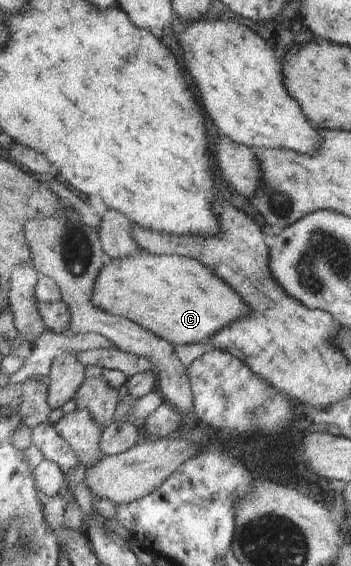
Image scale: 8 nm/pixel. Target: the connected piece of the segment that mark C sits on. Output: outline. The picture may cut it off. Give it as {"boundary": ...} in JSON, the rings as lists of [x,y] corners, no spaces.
{"boundary":[[[130,254],[126,257],[110,260],[103,265],[91,297],[92,303],[115,316],[122,316],[144,326],[158,337],[177,345],[205,343],[216,332],[228,324],[251,316],[251,306],[236,293],[221,277],[218,277],[208,266],[202,265],[191,257],[178,254]]]}

